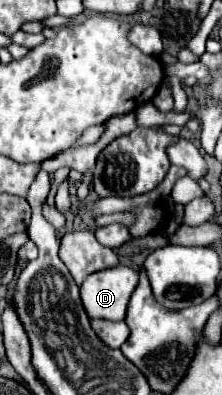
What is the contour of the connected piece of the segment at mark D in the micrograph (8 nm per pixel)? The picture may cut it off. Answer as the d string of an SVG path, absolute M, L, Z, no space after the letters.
M116 265L96 271L80 287L82 303L92 319L122 321L126 317L128 301L138 287L140 271L128 265Z

